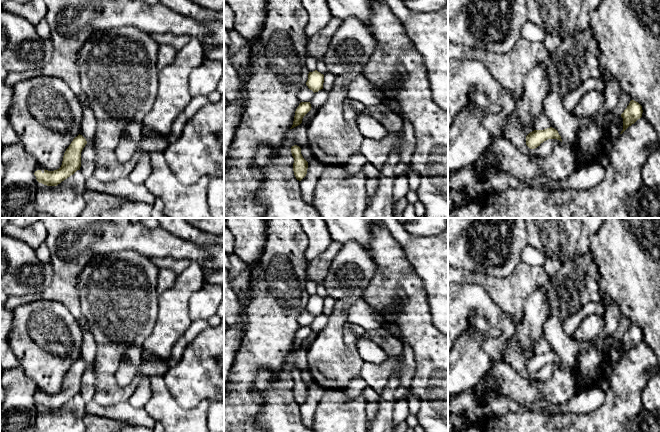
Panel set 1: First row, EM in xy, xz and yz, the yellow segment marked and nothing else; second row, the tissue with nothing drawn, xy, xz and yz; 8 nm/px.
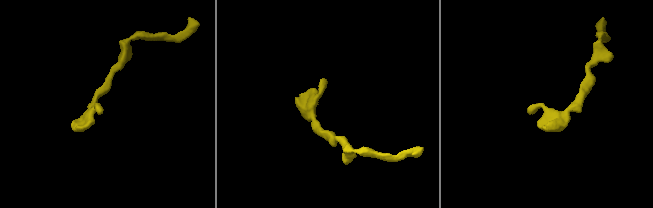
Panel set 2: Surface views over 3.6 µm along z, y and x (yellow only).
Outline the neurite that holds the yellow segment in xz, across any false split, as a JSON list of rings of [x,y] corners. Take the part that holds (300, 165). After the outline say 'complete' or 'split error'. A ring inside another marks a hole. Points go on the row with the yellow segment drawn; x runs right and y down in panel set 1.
[[[297,145],[291,147],[291,153],[294,158],[293,171],[297,180],[301,181],[307,174],[308,162],[301,154],[301,148]]]; complete

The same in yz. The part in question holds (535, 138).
[[[552,127],[544,130],[534,130],[526,136],[526,145],[530,149],[535,149],[548,139],[557,139],[562,142],[558,131]]]; complete

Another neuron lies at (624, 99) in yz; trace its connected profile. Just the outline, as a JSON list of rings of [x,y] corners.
[[[622,92],[619,97],[619,102],[617,106],[611,112],[614,114],[621,115],[624,112],[624,110],[627,108],[627,106],[629,105],[630,101],[631,101],[630,96],[627,93]]]

